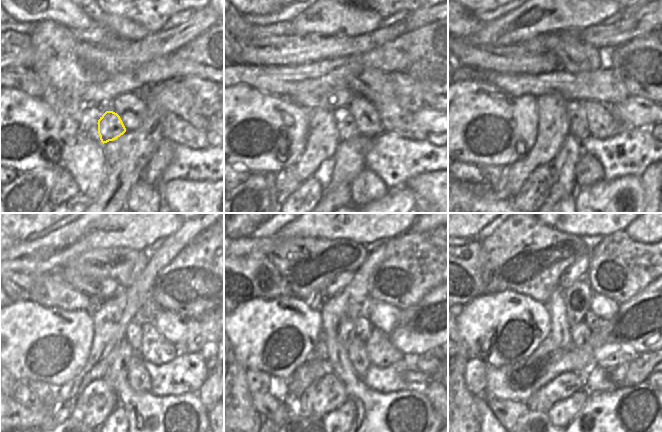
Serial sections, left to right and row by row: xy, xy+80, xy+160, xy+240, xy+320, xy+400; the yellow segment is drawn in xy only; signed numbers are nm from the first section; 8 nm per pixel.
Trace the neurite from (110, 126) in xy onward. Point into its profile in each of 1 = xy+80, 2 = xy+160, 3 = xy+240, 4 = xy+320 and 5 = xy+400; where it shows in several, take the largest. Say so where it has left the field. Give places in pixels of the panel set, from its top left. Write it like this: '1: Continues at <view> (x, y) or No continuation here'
1: Continues at xy+80 (346, 127)
2: Continues at xy+160 (576, 112)
3: Continues at xy+240 (134, 329)
4: Continues at xy+320 (364, 326)
5: Continues at xy+400 (592, 321).

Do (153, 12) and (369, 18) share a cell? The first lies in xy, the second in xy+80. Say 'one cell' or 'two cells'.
two cells

